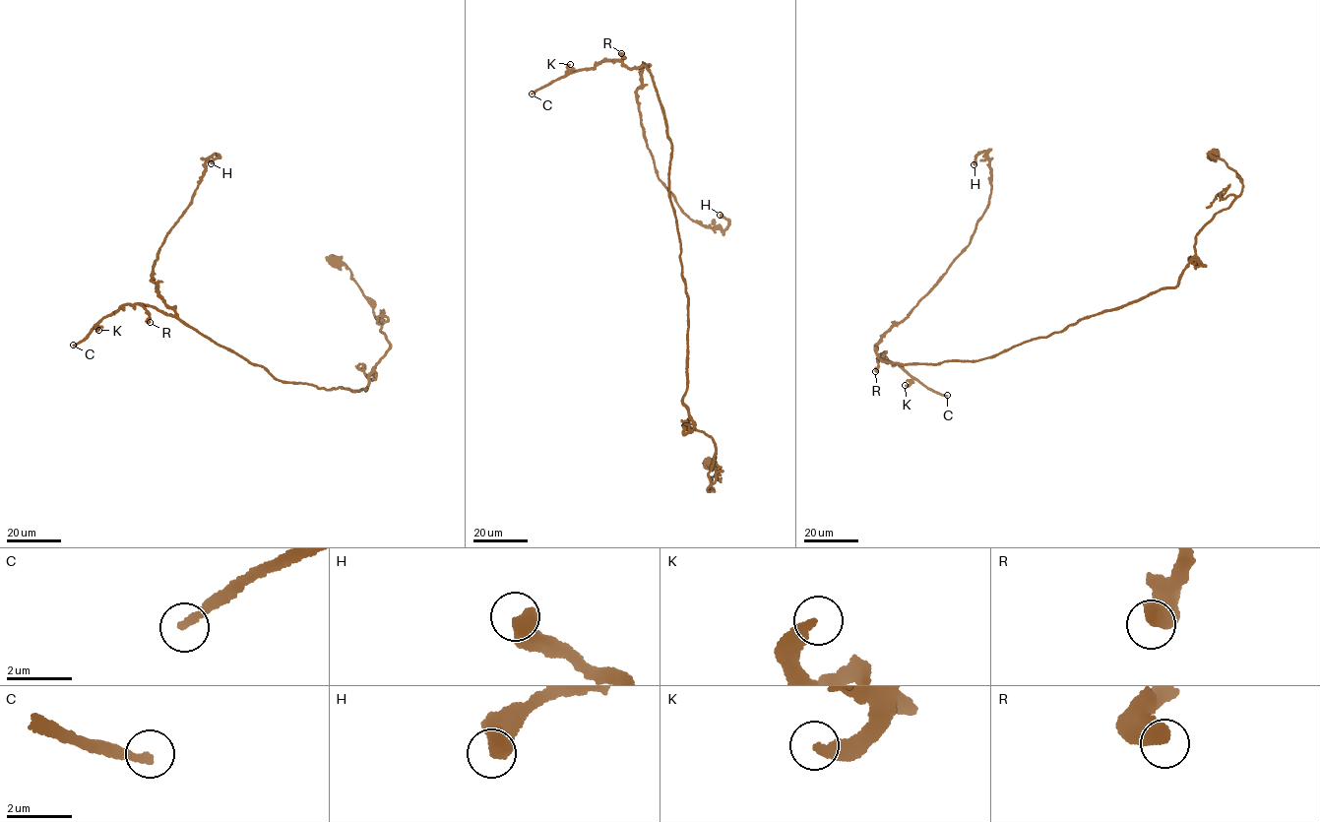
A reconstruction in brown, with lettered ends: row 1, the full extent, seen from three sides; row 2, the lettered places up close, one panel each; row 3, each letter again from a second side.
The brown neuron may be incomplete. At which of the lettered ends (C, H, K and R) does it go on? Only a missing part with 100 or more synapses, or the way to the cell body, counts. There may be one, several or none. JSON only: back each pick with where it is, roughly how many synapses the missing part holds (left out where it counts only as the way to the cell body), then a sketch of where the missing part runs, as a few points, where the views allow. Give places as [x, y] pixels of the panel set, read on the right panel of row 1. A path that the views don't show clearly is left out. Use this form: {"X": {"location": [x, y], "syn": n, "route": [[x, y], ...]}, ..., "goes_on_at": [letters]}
{"C": {"location": [947, 395], "syn": 300, "route": [[947, 395], [965, 401], [974, 394], [980, 393], [984, 397], [1005, 390], [1013, 381], [1007, 387], [994, 379]]}, "goes_on_at": ["C"]}

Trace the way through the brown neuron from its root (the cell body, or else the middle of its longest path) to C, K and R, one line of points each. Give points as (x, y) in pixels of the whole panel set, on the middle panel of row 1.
C: (709, 464), (709, 491), (715, 445), (682, 401), (688, 304), (653, 76), (603, 61), (532, 94)
K: (709, 464), (709, 491), (715, 445), (682, 401), (688, 304), (653, 76), (618, 61), (570, 64)
R: (709, 464), (709, 491), (715, 445), (682, 401), (688, 304), (671, 142), (653, 76), (621, 53)

